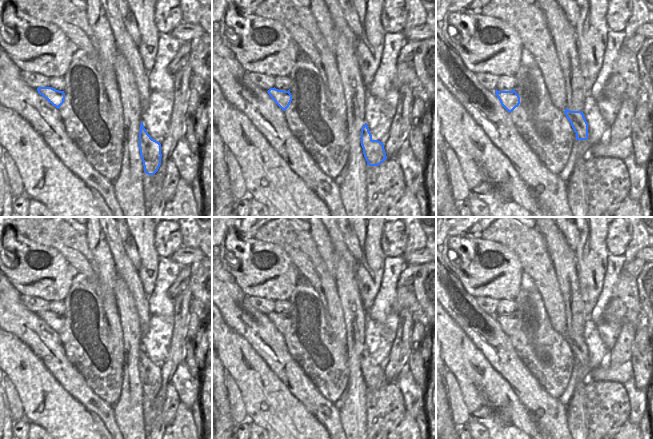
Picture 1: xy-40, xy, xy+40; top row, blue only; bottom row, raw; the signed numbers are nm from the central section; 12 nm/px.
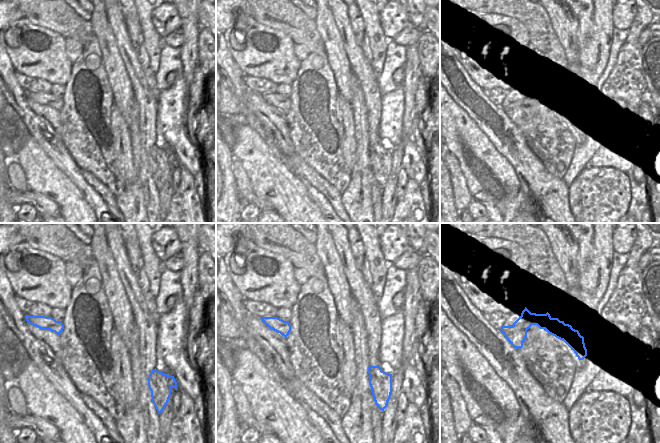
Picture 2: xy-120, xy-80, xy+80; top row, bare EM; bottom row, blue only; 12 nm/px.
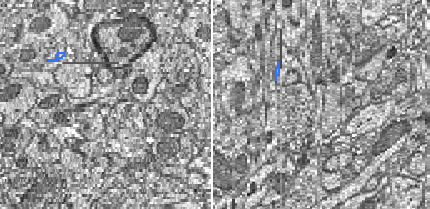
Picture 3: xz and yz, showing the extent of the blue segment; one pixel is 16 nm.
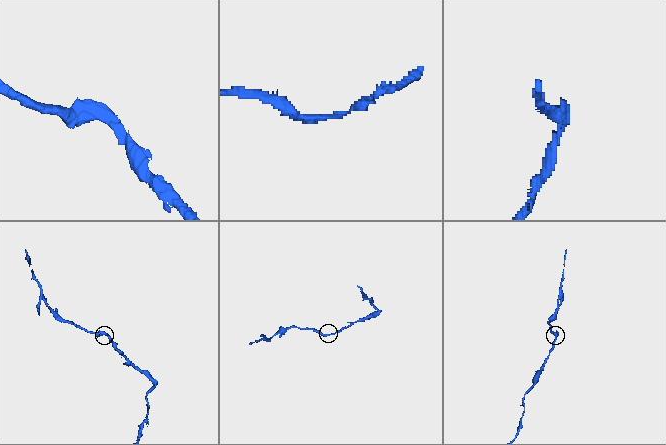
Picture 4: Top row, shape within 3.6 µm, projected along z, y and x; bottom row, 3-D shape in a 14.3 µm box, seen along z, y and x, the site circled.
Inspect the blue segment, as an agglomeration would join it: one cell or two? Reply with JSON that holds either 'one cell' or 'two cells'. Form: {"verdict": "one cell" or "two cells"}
{"verdict": "one cell"}

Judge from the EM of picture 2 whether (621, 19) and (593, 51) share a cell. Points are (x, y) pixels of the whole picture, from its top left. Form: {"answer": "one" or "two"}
{"answer": "two"}

